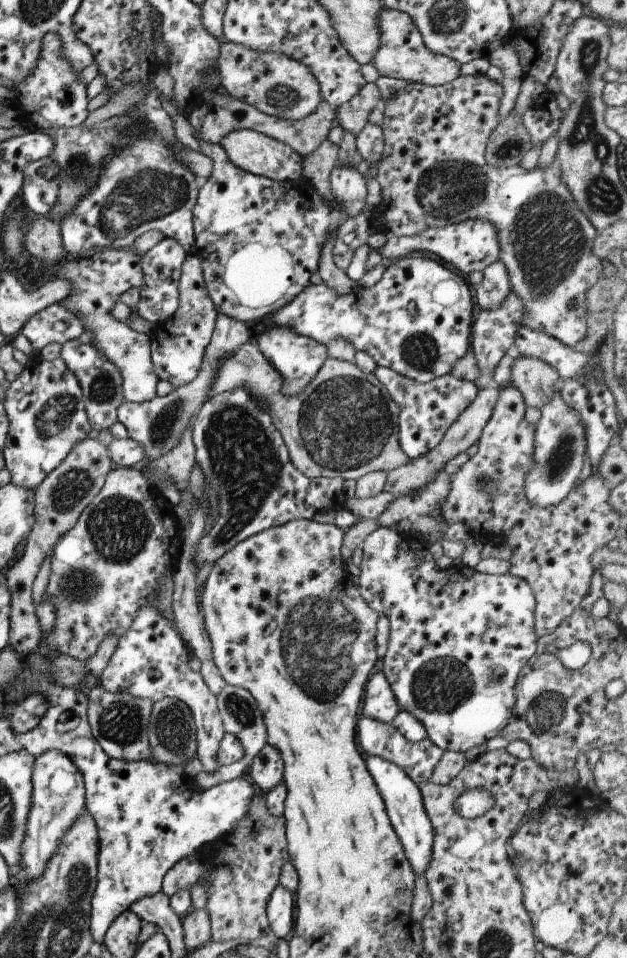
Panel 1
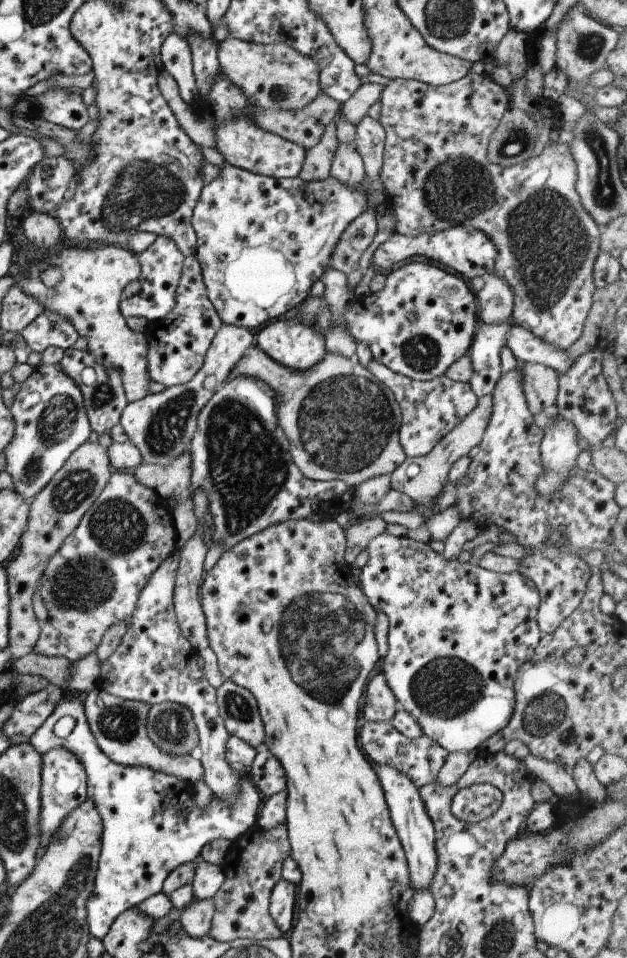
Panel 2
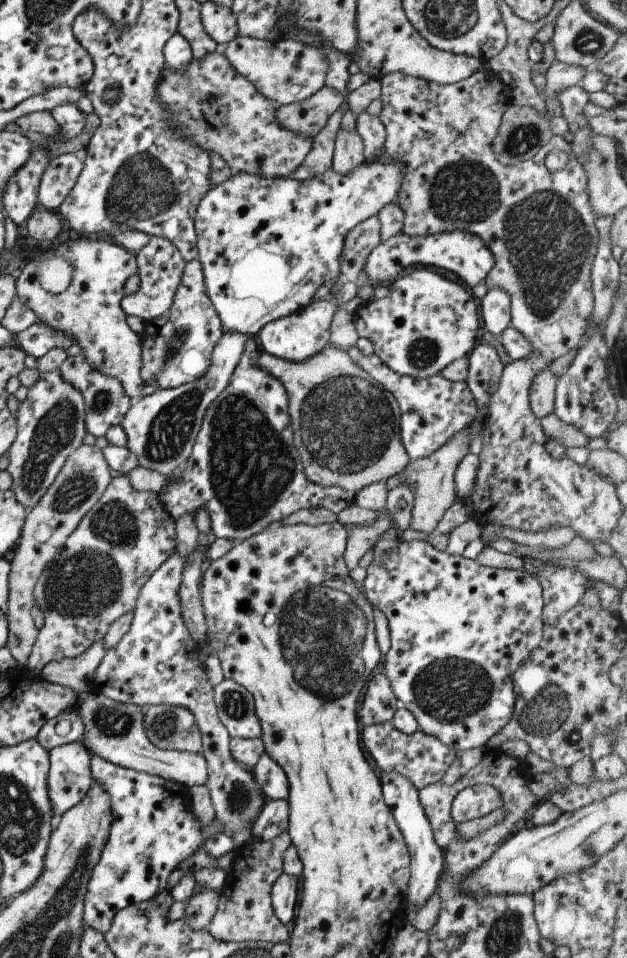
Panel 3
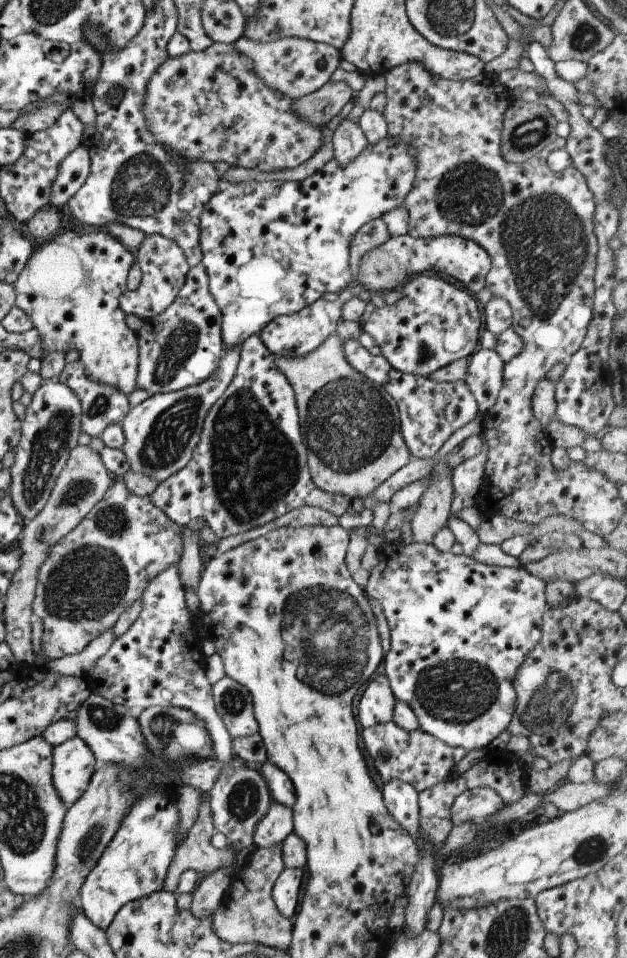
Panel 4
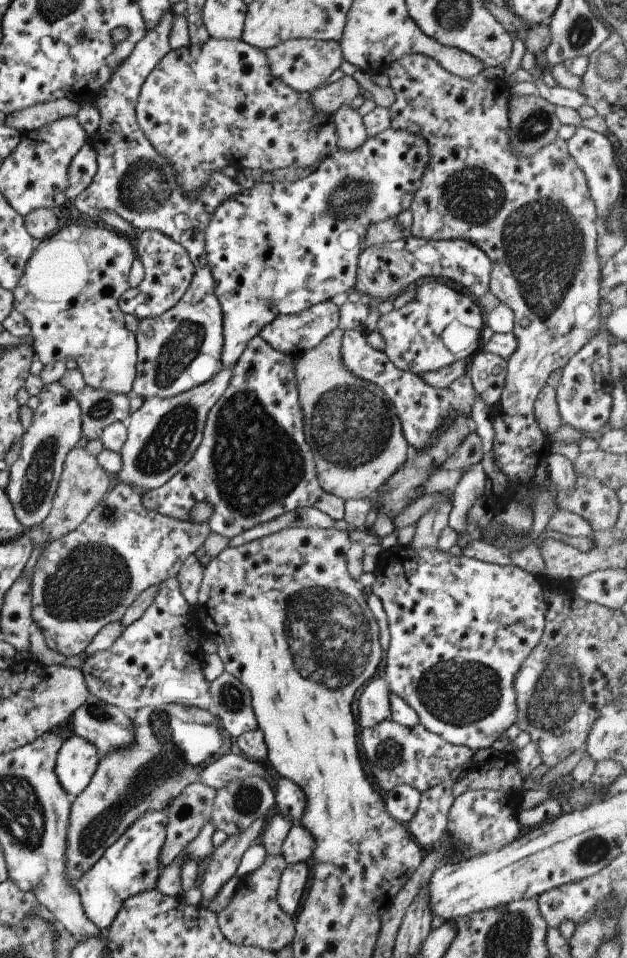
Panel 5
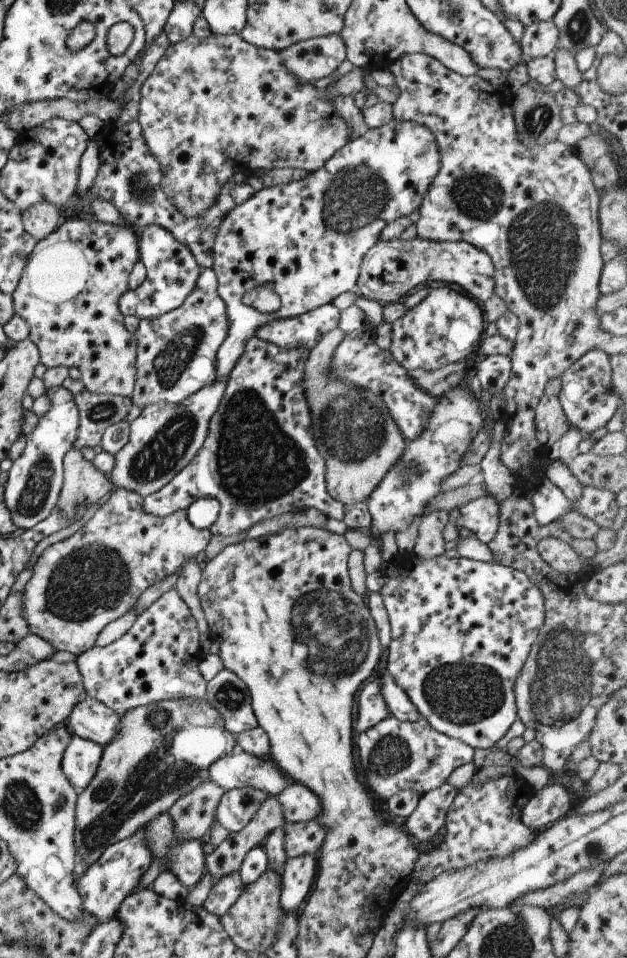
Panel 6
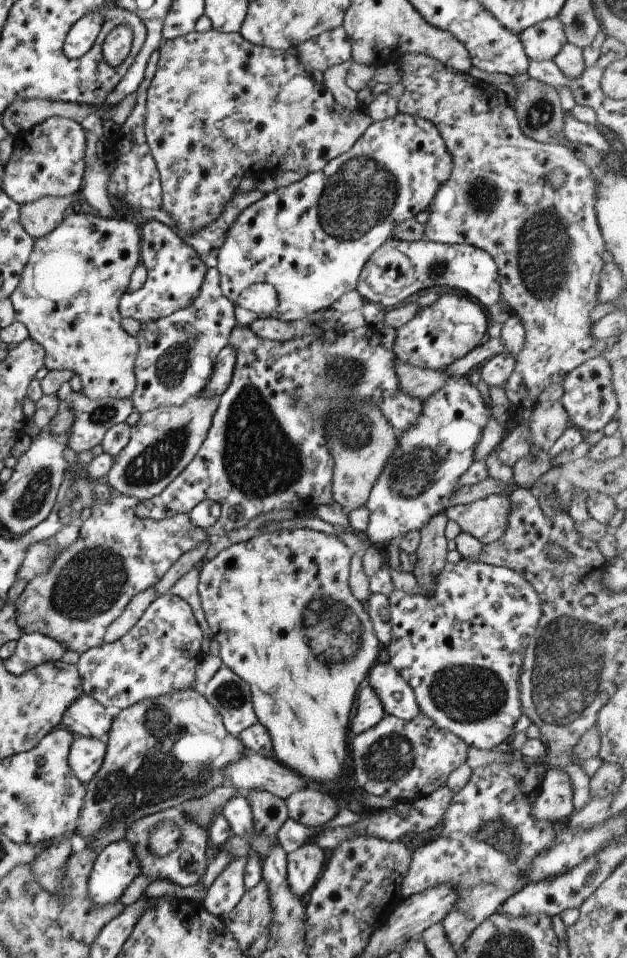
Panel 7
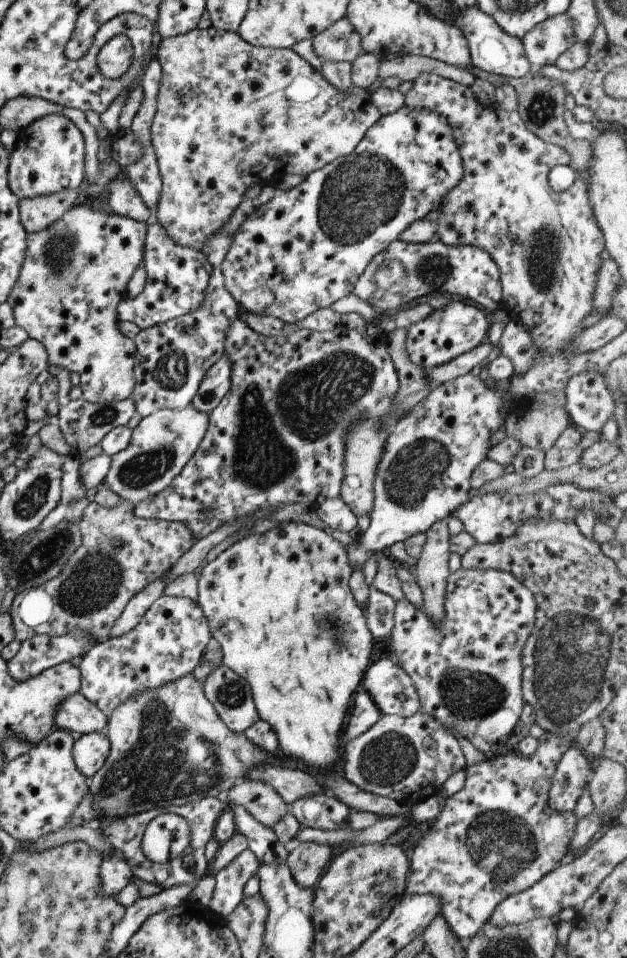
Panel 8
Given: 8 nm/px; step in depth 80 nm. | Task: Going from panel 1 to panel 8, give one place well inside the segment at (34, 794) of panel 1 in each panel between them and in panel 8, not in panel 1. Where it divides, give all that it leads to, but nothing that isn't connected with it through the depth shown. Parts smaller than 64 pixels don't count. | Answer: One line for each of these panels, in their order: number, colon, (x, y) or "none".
2: (62, 778)
3: (68, 778)
4: (73, 763)
5: (76, 760)
6: (79, 762)
7: (85, 754)
8: (89, 752)

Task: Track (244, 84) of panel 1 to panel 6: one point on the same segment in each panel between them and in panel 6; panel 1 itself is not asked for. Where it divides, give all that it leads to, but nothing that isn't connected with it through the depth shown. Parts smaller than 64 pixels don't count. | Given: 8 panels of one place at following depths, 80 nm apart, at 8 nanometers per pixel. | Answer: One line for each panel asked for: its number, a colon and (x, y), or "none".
2: (274, 76)
3: (284, 70)
4: (294, 66)
5: (302, 64)
6: (315, 58)

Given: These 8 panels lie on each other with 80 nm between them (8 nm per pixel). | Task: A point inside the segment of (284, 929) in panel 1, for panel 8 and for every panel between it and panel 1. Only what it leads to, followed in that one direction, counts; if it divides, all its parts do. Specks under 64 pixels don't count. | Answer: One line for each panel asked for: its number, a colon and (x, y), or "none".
2: (281, 907)
3: (284, 893)
4: (286, 892)
5: (294, 877)
6: (297, 875)
7: (303, 865)
8: (306, 861)

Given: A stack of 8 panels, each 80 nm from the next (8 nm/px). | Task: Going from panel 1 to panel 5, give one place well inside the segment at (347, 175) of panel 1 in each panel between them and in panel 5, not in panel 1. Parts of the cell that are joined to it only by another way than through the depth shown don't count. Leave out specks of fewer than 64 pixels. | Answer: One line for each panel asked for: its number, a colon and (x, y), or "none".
2: (347, 167)
3: (347, 153)
4: (348, 139)
5: (350, 131)

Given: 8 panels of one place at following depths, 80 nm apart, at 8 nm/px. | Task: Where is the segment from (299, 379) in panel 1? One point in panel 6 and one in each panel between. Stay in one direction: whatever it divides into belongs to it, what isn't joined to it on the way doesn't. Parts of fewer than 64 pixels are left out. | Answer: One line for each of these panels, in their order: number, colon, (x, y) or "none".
2: (290, 341)
3: (299, 335)
4: (294, 335)
5: (293, 335)
6: (305, 330)

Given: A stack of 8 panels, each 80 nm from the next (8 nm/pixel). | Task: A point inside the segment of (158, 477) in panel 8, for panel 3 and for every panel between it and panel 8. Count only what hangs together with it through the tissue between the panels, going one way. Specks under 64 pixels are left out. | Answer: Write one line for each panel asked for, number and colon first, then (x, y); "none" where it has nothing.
3: (160, 429)
4: (160, 433)
5: (161, 436)
6: (163, 439)
7: (163, 440)

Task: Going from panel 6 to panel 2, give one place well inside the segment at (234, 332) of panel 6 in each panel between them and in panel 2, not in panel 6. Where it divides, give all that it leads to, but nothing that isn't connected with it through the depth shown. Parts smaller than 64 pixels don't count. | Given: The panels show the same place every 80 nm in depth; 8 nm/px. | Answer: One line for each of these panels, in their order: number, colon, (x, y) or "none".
2: (261, 242)
3: (265, 245)
4: (269, 248)
5: (292, 245)

